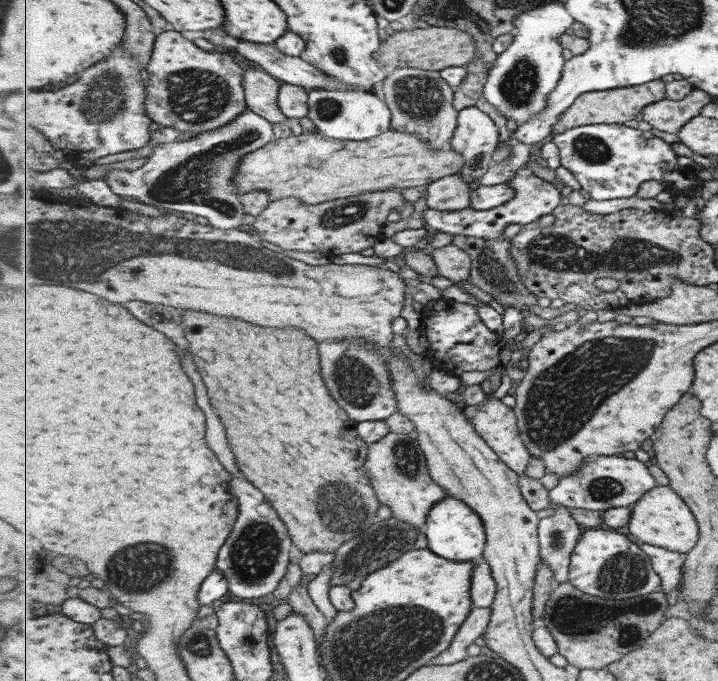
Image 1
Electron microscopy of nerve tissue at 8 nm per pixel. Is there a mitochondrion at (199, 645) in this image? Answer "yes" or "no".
yes

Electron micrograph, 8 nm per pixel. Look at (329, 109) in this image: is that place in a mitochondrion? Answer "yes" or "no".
yes

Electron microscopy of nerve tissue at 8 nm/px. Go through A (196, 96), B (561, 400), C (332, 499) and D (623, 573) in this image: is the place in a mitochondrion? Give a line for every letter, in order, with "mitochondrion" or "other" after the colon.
A: mitochondrion
B: mitochondrion
C: mitochondrion
D: mitochondrion

